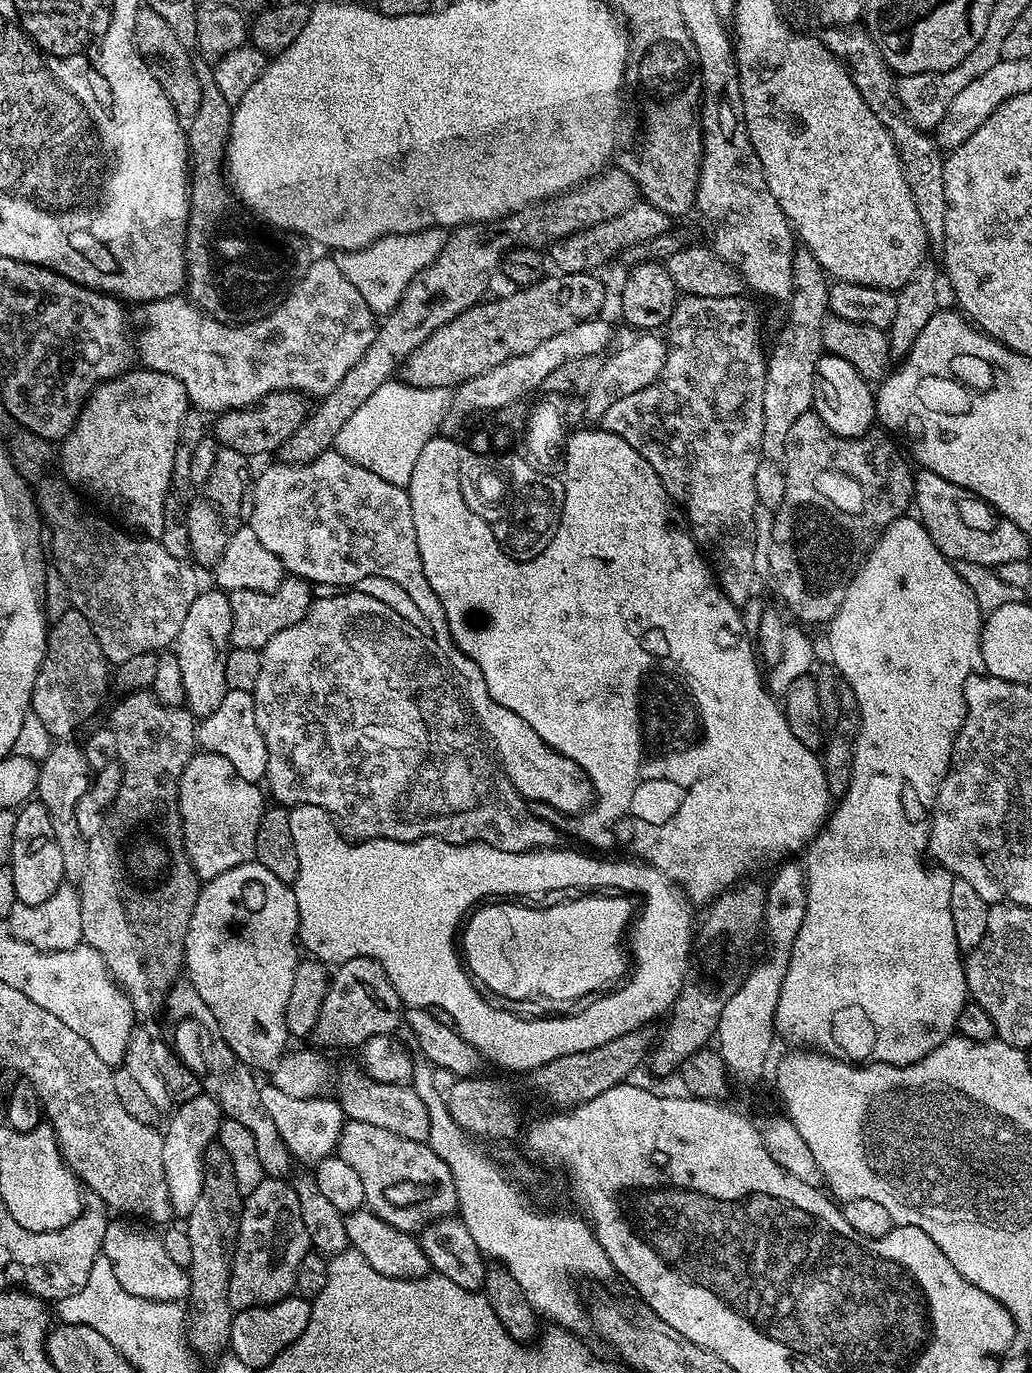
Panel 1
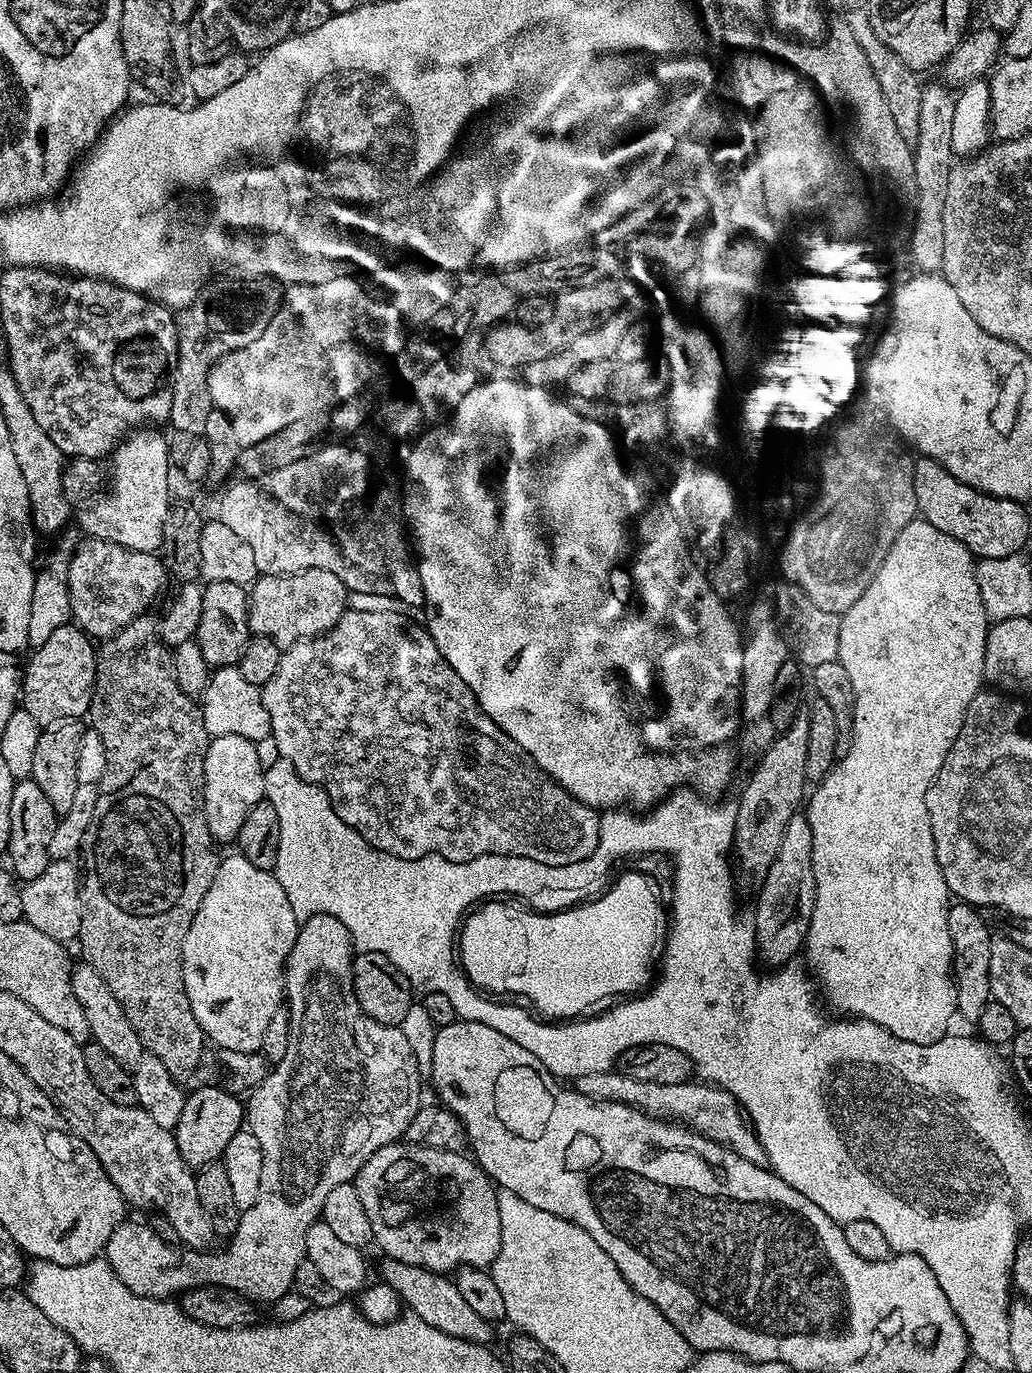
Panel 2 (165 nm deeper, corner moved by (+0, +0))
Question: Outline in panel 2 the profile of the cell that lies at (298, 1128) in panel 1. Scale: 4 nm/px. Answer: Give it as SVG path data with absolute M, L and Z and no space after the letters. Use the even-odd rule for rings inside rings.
M314 914L310 919L300 924L300 933L296 935L296 941L290 950L288 961L284 967L286 1011L288 1014L286 1054L282 1054L282 1058L275 1061L274 1067L265 1079L251 1089L249 1096L252 1097L249 1098L248 1096L246 1100L247 1131L254 1133L258 1138L258 1146L262 1146L262 1190L258 1190L258 1202L254 1202L254 1206L241 1211L240 1225L236 1228L236 1233L230 1238L229 1244L232 1245L225 1252L201 1251L198 1248L170 1245L169 1242L164 1242L162 1238L158 1238L158 1234L152 1229L151 1223L139 1224L132 1218L126 1218L116 1227L114 1234L110 1234L102 1253L103 1259L108 1261L108 1265L114 1270L114 1274L118 1274L118 1278L122 1278L122 1286L134 1290L134 1294L149 1296L155 1300L176 1298L185 1292L201 1288L207 1284L213 1284L226 1290L234 1290L253 1302L280 1300L283 1295L293 1291L292 1283L294 1282L294 1273L298 1271L298 1262L302 1262L306 1258L304 1255L306 1230L310 1230L310 1226L314 1226L316 1221L321 1219L320 1211L322 1206L326 1206L326 1198L330 1195L330 1190L334 1190L334 1186L342 1186L355 1181L358 1170L362 1170L366 1158L370 1158L370 1154L374 1154L374 1150L378 1150L384 1144L399 1141L403 1137L406 1126L410 1126L410 1118L414 1118L414 1114L422 1106L422 1100L420 1100L422 1082L416 1076L416 1060L400 1026L378 1022L373 1016L368 1016L362 1010L352 981L353 959L354 949L350 938L350 930L346 930L346 926L342 926L342 922L338 922L338 918L334 918L330 914Z

